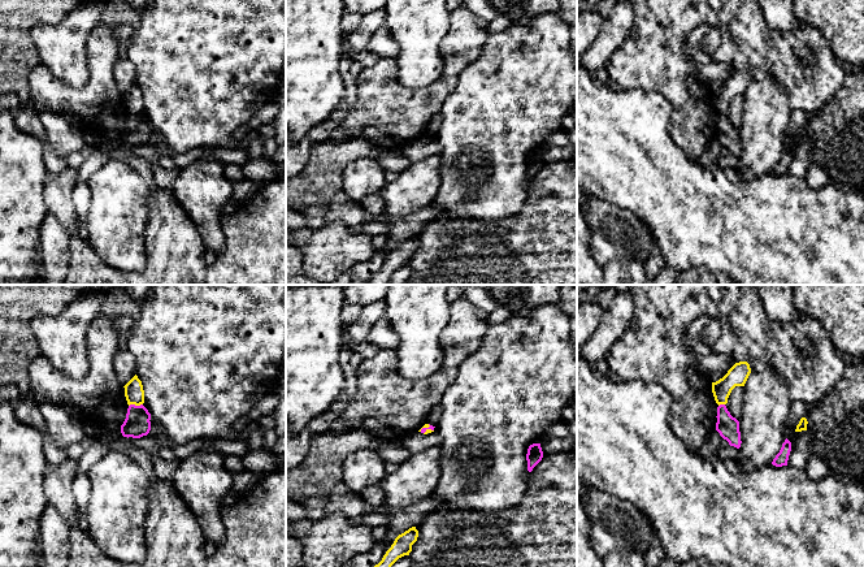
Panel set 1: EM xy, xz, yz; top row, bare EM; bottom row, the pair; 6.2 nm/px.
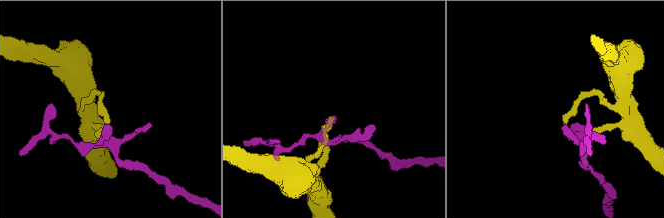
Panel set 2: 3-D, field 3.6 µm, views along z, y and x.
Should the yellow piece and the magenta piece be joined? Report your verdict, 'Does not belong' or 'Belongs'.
Does not belong

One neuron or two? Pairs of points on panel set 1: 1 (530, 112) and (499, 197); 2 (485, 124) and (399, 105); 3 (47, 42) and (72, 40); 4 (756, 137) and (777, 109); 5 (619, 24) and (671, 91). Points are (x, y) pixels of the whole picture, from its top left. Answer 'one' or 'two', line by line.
1: one
2: two
3: one
4: one
5: two

